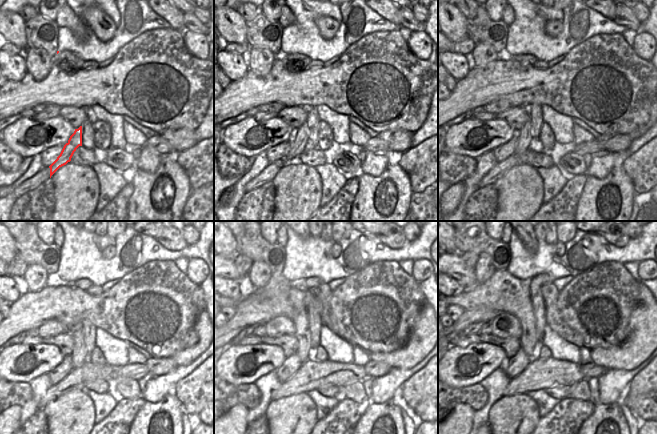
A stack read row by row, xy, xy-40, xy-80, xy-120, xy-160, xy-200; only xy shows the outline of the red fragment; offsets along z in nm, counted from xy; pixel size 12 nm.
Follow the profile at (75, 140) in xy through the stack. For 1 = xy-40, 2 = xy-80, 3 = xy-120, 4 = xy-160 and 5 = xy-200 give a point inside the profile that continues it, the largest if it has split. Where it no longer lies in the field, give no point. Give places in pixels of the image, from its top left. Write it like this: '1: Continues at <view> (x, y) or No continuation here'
1: Continues at xy-40 (298, 141)
2: Continues at xy-80 (524, 137)
3: Continues at xy-120 (79, 355)
4: Continues at xy-160 (285, 296)
5: Continues at xy-200 (502, 291)

